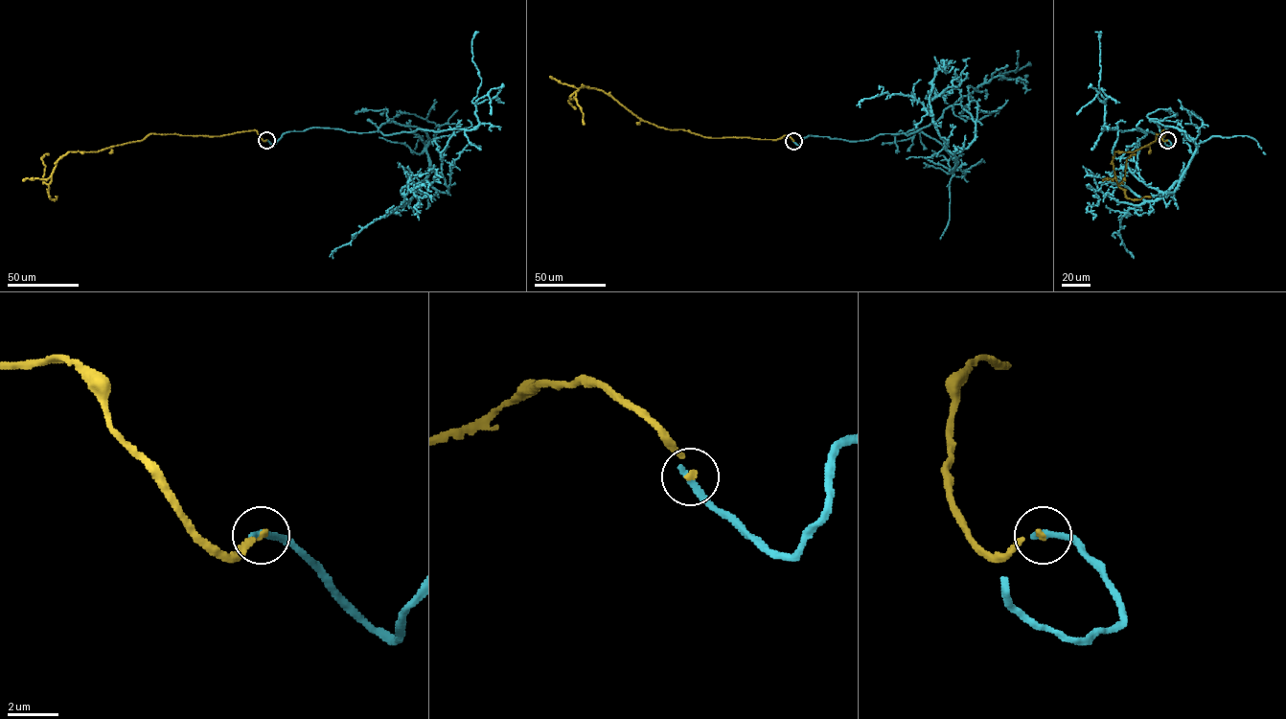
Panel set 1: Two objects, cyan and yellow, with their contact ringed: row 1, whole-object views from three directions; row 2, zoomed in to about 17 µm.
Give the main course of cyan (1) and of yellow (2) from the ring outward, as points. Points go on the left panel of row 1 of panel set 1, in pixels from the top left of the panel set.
1: (266, 140), (416, 126), (429, 140), (426, 181), (447, 192), (433, 138), (468, 120)
2: (266, 140), (255, 130), (220, 136), (150, 133), (97, 151), (67, 152), (47, 184), (41, 158), (48, 155)

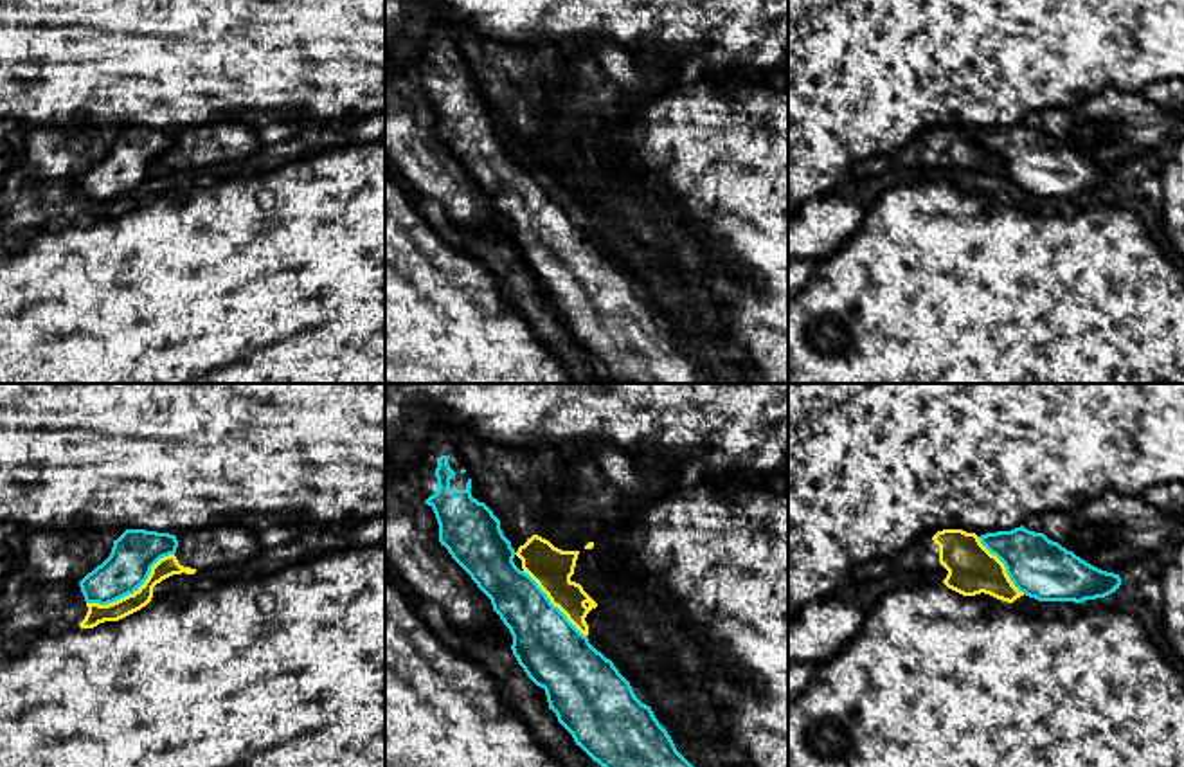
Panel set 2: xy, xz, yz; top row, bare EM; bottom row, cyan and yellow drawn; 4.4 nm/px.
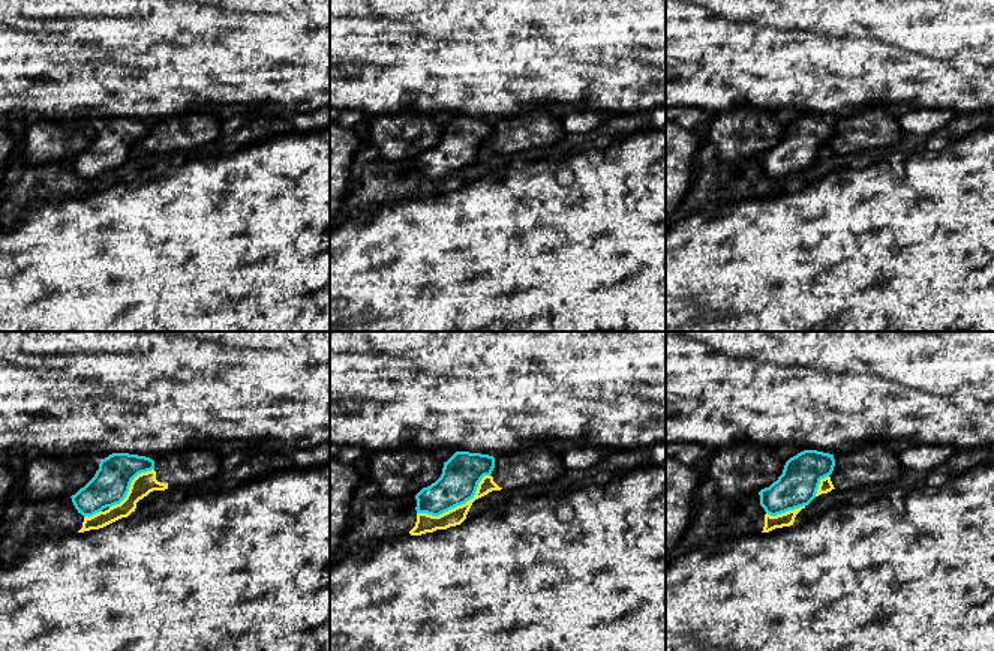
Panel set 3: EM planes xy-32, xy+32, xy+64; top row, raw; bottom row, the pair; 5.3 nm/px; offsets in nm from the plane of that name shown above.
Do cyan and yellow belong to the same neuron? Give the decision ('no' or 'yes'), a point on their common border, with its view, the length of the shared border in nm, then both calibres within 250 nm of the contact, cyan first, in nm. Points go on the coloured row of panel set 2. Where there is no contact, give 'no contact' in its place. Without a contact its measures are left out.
no | xy (132, 593) | 460 nm | 200/90 nm

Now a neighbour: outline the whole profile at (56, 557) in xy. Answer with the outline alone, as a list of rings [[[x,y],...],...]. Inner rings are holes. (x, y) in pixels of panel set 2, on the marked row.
[[[90,526],[68,529],[32,529],[25,544],[23,564],[40,583],[81,582],[112,553],[106,531]]]

